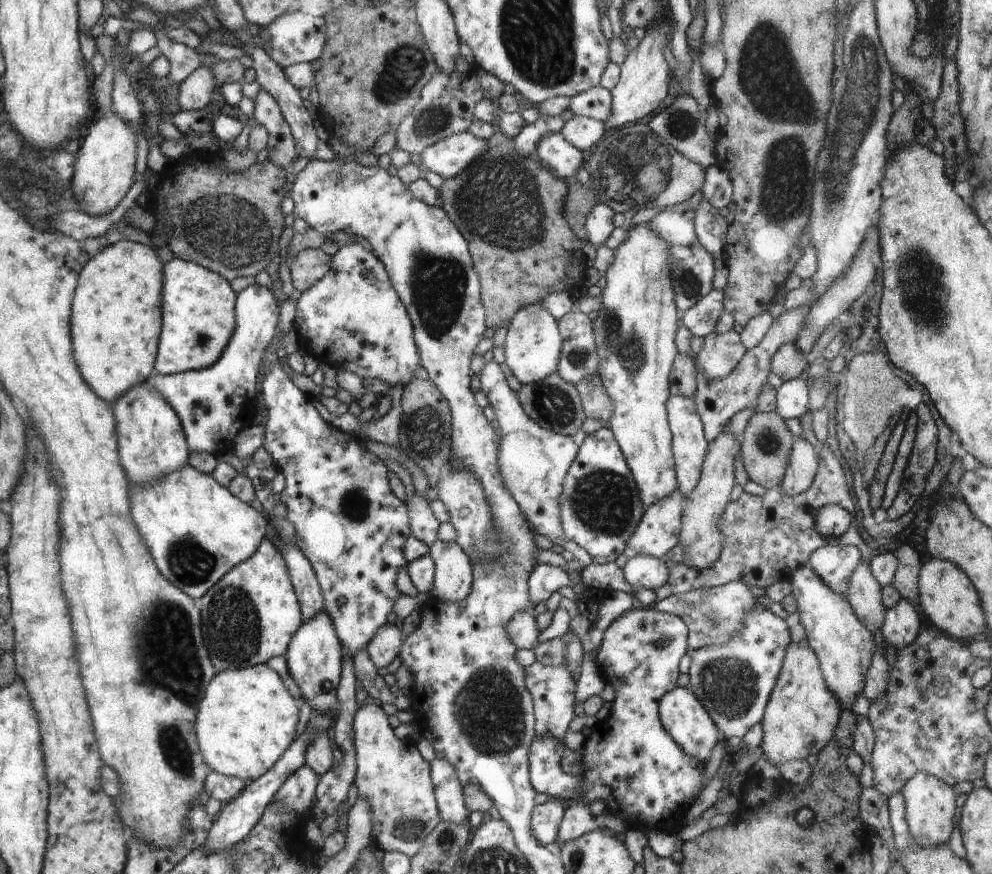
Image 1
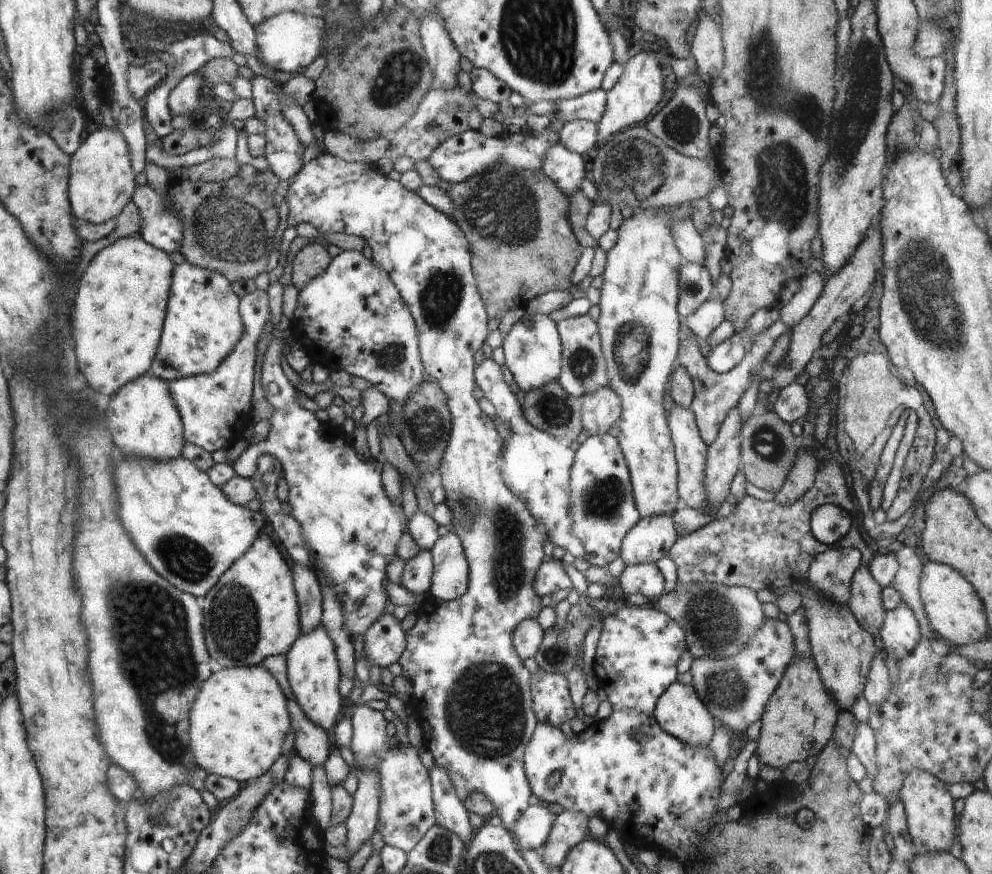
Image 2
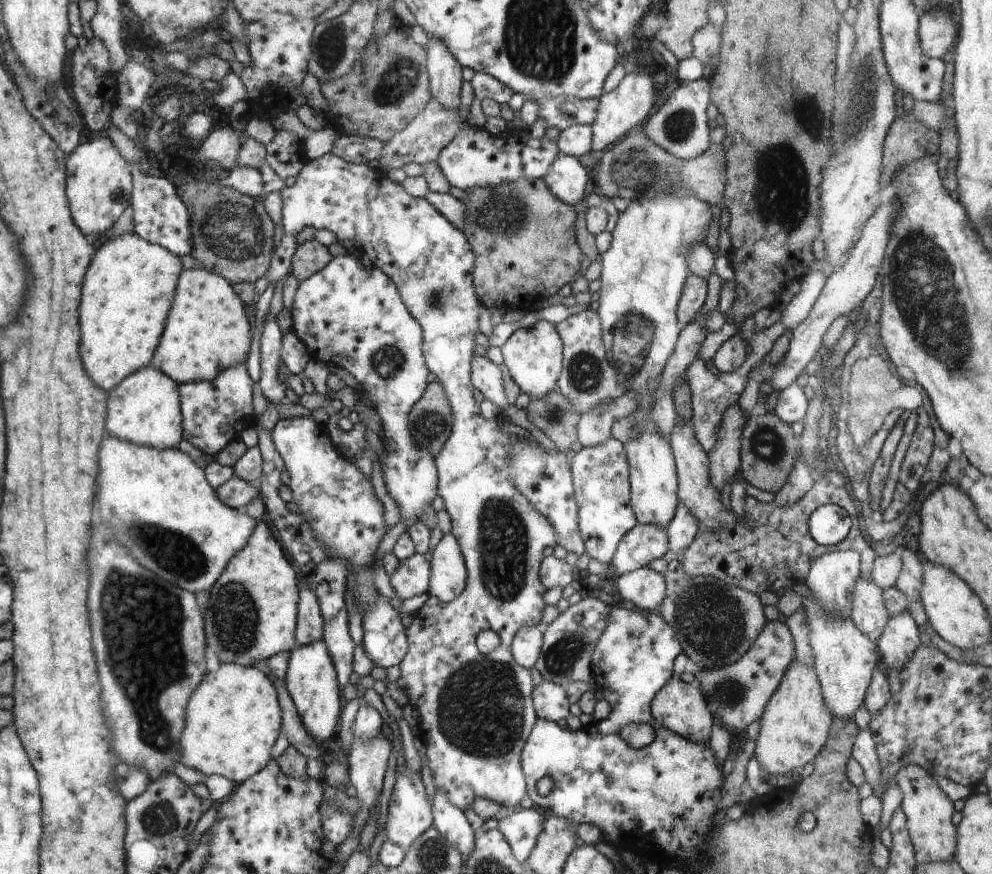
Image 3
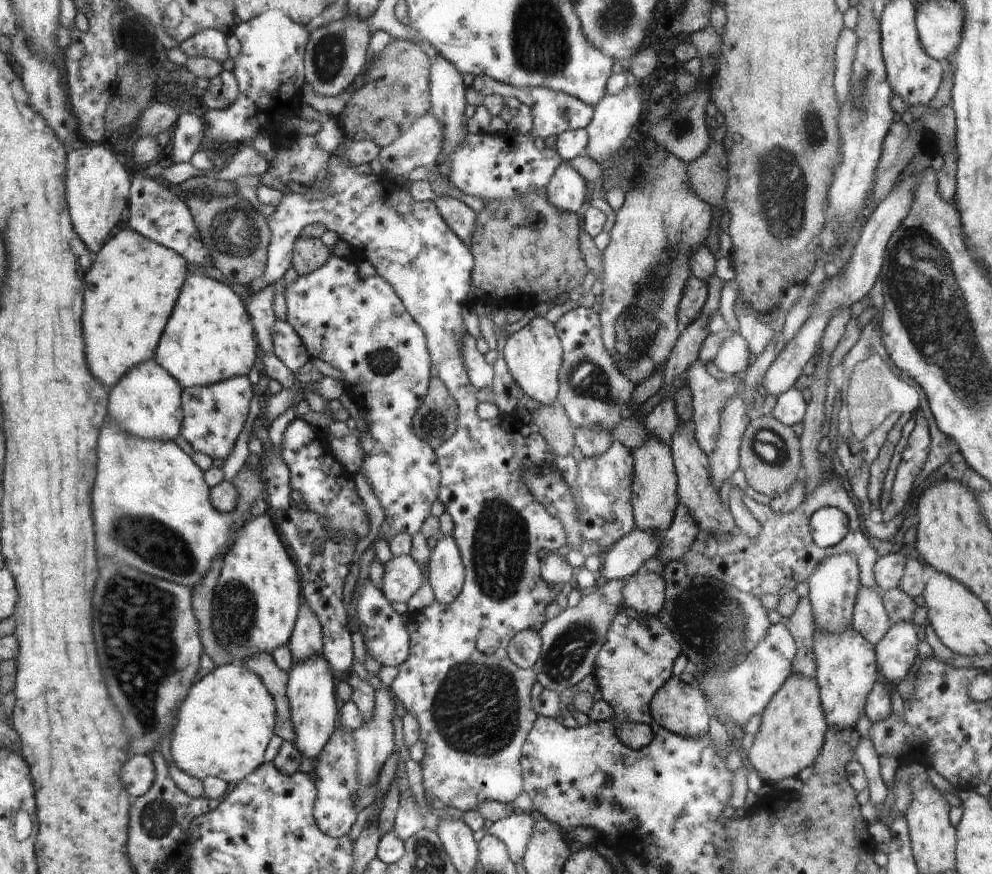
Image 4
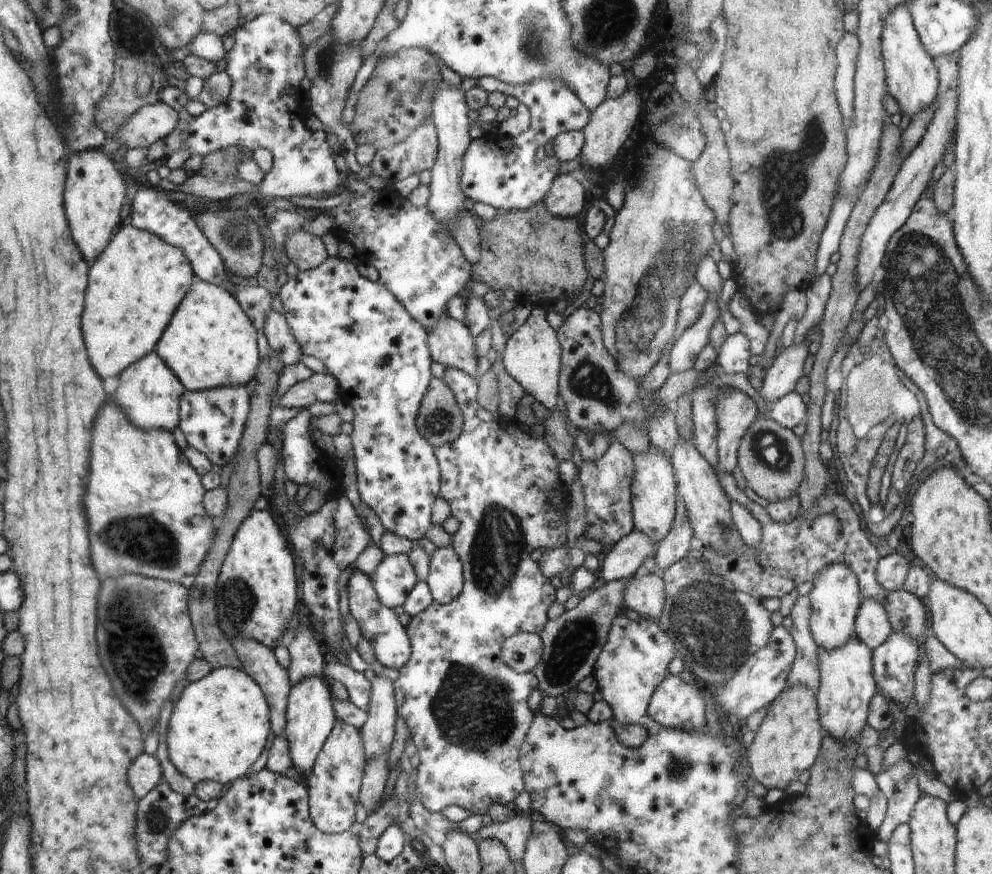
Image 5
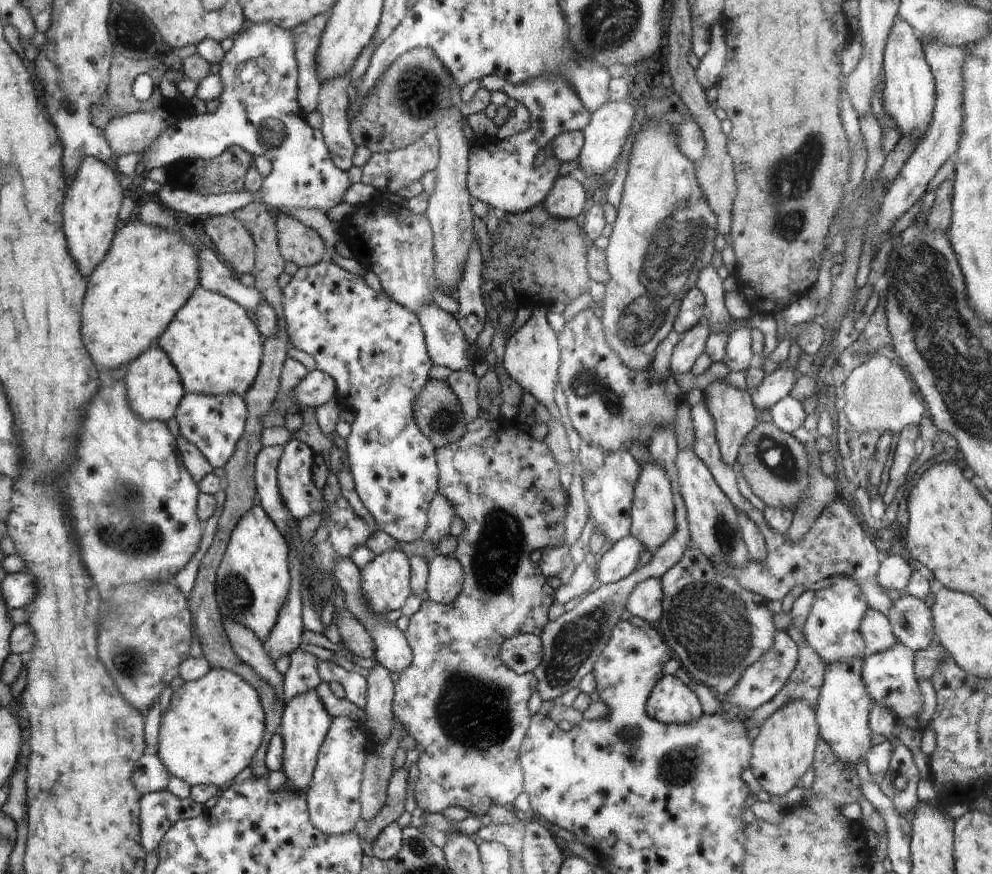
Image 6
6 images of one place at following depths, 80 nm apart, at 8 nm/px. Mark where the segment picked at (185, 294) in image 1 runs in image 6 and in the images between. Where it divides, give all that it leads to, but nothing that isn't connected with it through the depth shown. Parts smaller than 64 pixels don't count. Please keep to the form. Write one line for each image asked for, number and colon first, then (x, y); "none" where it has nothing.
2: (203, 326)
3: (207, 332)
4: (208, 339)
5: (210, 342)
6: (213, 343)

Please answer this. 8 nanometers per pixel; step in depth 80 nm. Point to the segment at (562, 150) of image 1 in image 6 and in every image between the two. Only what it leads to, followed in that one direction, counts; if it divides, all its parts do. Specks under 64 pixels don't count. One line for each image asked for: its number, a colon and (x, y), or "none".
2: (564, 167)
3: (565, 177)
4: (566, 189)
5: (565, 198)
6: (565, 201)

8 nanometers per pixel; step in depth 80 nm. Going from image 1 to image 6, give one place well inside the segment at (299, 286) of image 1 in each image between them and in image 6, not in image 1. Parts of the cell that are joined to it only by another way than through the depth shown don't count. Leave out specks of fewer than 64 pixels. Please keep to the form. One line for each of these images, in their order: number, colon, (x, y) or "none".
2: (312, 260)
3: (309, 258)
4: (308, 254)
5: (303, 248)
6: (299, 244)

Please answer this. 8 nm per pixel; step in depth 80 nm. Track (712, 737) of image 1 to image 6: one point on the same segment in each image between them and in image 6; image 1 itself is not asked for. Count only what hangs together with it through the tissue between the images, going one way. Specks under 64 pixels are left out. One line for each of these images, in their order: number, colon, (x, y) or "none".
2: (679, 711)
3: (679, 707)
4: (680, 707)
5: (674, 704)
6: (670, 701)

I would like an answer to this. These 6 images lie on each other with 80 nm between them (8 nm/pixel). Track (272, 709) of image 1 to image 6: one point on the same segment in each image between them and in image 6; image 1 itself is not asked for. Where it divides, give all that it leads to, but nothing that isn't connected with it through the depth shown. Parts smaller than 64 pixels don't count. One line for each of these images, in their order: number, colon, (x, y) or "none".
2: (242, 719)
3: (234, 719)
4: (225, 727)
5: (218, 727)
6: (213, 725)

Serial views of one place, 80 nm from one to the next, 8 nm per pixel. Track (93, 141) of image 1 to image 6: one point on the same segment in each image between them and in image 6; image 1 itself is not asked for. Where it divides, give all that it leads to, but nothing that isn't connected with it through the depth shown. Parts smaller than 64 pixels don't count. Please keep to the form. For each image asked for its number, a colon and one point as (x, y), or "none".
2: (102, 181)
3: (99, 183)
4: (98, 199)
5: (96, 190)
6: (94, 197)

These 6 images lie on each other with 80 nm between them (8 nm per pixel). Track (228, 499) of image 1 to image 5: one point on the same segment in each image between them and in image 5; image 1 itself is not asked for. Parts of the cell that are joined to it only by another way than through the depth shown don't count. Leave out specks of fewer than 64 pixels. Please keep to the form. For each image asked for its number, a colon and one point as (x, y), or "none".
2: (191, 534)
3: (159, 504)
4: (152, 510)
5: (144, 500)

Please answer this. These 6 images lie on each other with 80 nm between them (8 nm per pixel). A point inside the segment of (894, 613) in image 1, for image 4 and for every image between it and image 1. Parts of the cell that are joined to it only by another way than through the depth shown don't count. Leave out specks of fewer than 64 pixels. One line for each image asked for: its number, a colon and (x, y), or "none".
2: (900, 634)
3: (898, 642)
4: (897, 653)

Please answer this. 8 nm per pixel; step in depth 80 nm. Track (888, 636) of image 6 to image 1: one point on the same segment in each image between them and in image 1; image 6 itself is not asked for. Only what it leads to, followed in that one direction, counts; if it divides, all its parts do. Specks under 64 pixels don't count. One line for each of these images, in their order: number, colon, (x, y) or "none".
1: (863, 591)
2: (866, 603)
3: (868, 612)
4: (870, 619)
5: (873, 628)

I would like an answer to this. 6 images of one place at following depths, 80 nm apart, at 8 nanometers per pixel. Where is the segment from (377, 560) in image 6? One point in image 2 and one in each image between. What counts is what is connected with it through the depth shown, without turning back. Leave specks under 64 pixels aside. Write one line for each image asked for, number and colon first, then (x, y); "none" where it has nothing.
2: (416, 577)
3: (412, 577)
4: (402, 576)
5: (394, 577)

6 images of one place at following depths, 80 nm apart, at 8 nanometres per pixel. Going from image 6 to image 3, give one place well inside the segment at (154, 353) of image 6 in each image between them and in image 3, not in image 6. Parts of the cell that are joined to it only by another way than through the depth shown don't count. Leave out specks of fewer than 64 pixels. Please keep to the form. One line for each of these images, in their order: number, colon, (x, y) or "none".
3: (145, 409)
4: (147, 402)
5: (150, 394)

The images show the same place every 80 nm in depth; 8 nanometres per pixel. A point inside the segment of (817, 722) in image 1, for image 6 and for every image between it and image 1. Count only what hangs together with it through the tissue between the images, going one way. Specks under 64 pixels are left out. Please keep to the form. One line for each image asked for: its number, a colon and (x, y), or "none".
2: (799, 720)
3: (795, 725)
4: (793, 727)
5: (787, 742)
6: (784, 749)

